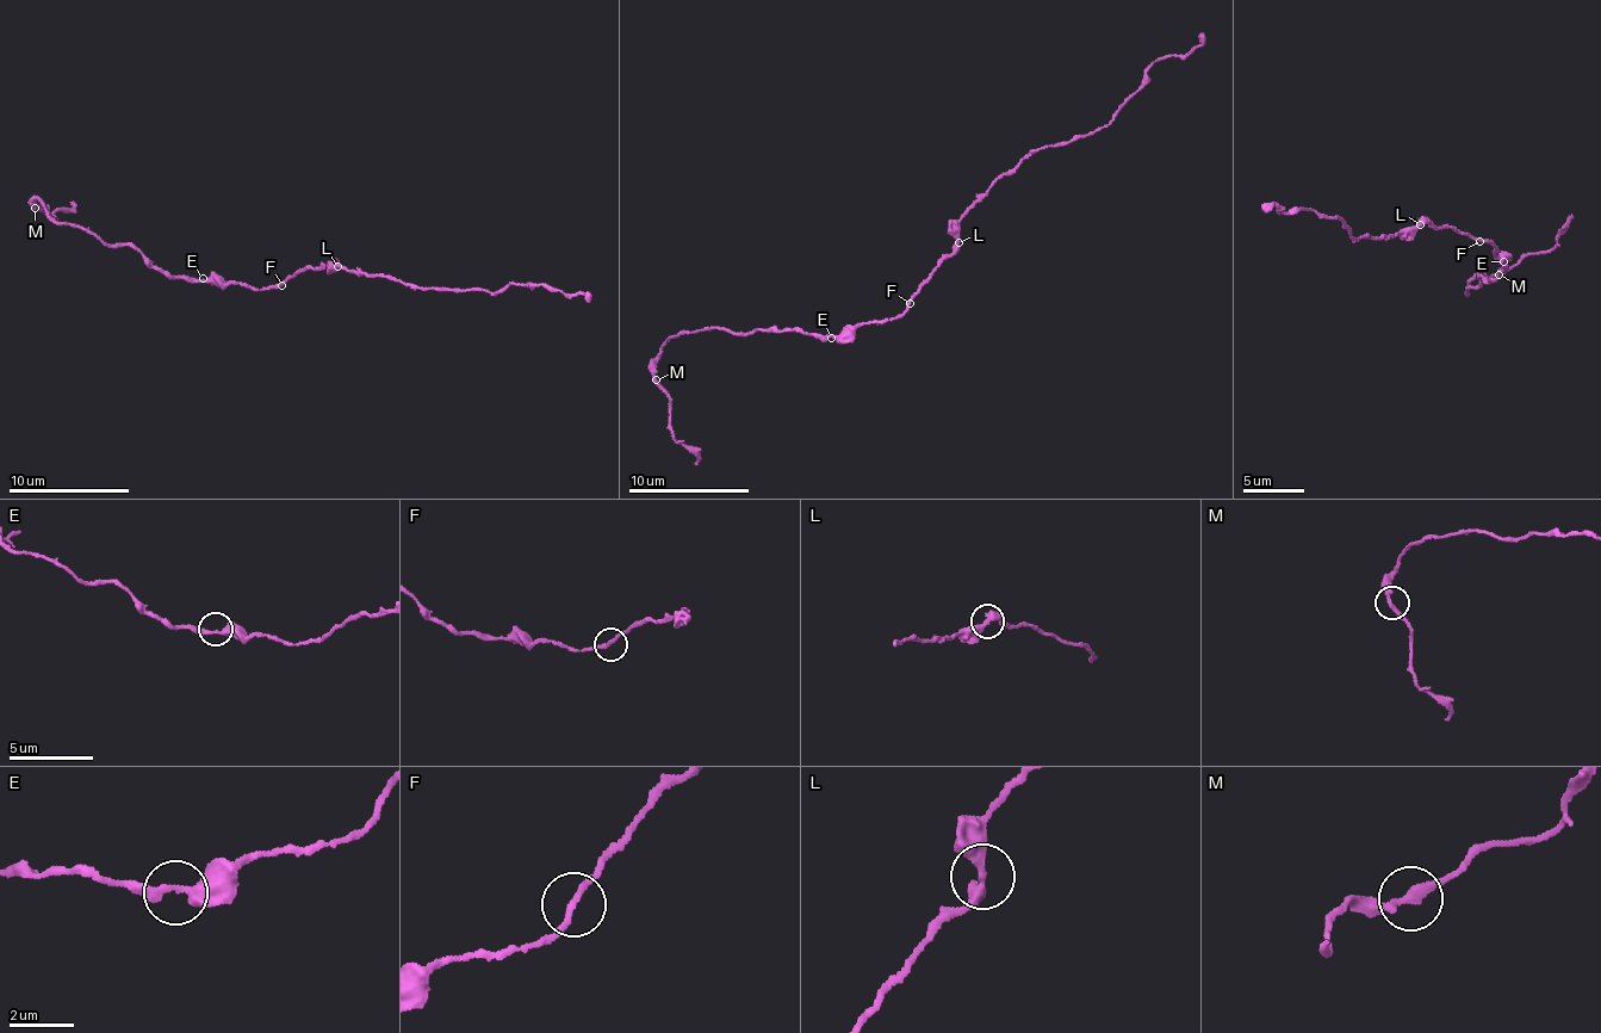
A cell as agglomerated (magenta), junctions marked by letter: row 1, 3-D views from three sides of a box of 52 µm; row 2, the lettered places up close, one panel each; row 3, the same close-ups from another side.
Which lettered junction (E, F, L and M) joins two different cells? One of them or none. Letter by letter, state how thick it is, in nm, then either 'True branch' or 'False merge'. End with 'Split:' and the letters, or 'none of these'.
E: Thickness 320 nm. True branch
F: Thickness 180 nm. True branch
L: Thickness 360 nm. True branch
M: Thickness 280 nm. True branch
Split: none of these

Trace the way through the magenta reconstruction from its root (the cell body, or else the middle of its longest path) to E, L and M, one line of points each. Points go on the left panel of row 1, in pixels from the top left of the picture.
E: (283, 282), (265, 289), (203, 278)
L: (283, 282), (310, 265), (321, 268), (337, 266)
M: (283, 282), (265, 289), (167, 278), (135, 247), (104, 246), (93, 233), (57, 221), (41, 200), (35, 208)

